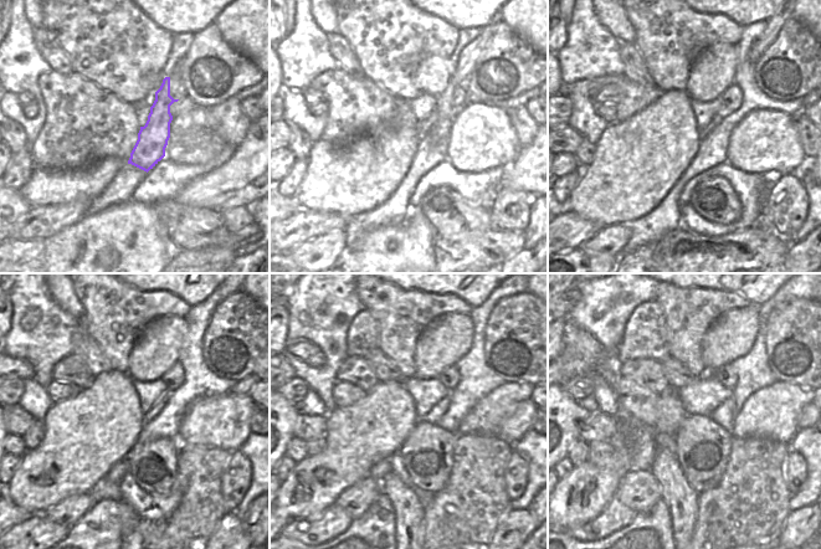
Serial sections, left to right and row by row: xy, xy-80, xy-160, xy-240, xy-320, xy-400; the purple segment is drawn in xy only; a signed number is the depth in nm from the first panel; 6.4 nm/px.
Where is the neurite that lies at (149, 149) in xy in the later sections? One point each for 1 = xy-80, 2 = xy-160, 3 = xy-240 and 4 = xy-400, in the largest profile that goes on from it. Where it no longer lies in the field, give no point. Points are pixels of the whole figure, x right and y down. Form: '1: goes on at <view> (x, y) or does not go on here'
1: goes on at xy-80 (470, 55)
2: goes on at xy-160 (774, 24)
3: goes on at xy-240 (221, 298)
4: does not go on here

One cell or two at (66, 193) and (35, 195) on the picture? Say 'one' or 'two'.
one

